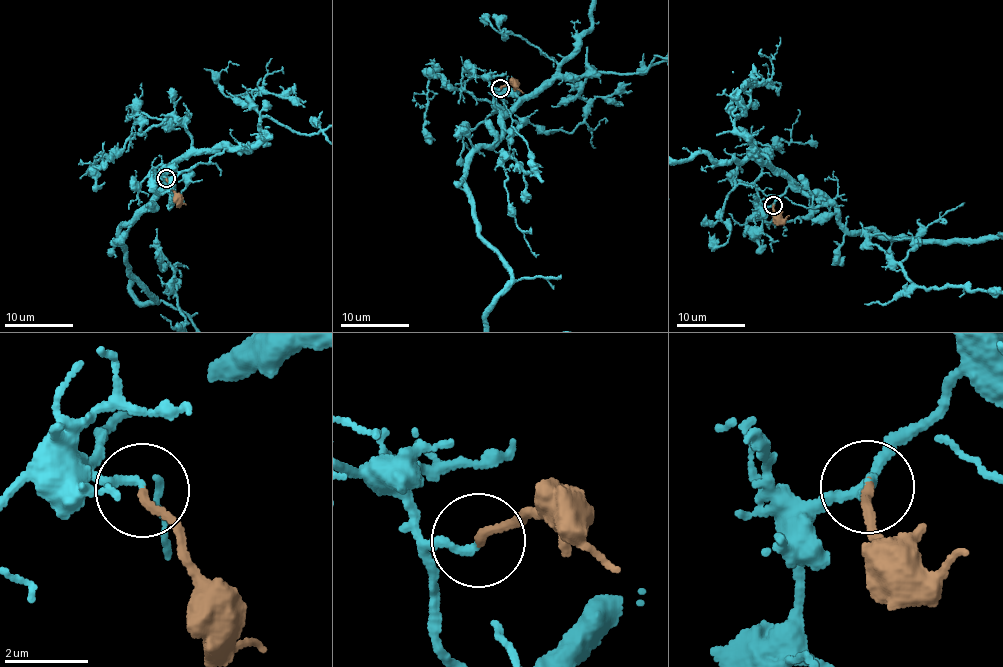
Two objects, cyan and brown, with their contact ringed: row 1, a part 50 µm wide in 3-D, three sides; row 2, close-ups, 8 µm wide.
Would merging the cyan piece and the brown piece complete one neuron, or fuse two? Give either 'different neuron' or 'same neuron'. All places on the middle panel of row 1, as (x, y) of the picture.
same neuron

